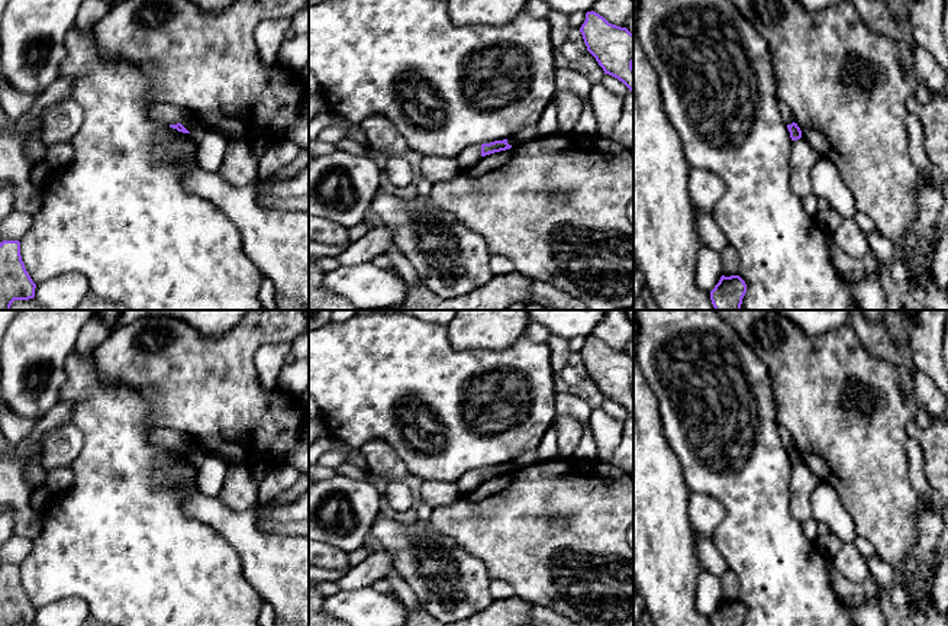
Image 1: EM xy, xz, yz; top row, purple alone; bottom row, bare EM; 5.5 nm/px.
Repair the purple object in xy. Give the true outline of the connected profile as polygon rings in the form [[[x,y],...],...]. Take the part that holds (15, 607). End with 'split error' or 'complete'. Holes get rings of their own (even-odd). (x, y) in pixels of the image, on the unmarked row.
[[[0,567],[0,626],[33,623],[35,613],[22,585],[20,567]]]; complete

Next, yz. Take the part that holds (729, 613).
[[[722,600],[719,607],[710,616],[712,626],[742,626],[747,617],[747,609],[739,600]]]; complete

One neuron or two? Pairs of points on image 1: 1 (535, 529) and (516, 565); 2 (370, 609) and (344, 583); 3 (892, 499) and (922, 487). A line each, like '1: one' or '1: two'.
1: one
2: two
3: two

